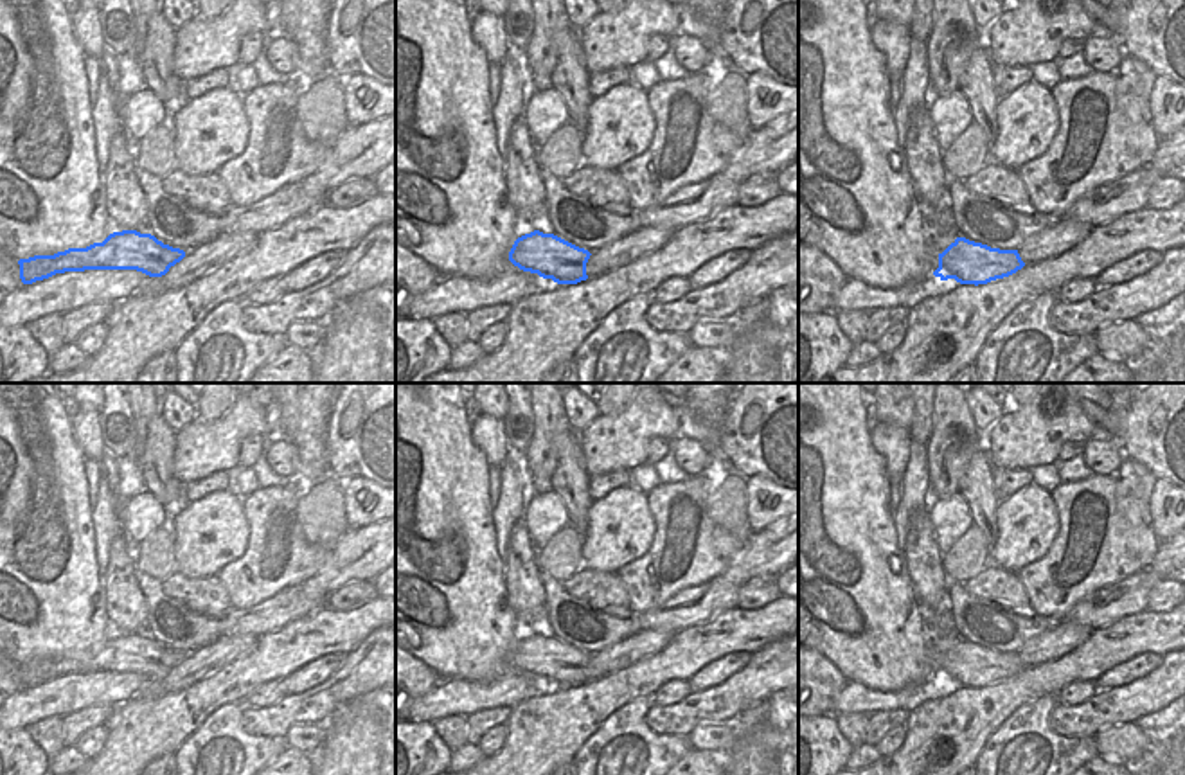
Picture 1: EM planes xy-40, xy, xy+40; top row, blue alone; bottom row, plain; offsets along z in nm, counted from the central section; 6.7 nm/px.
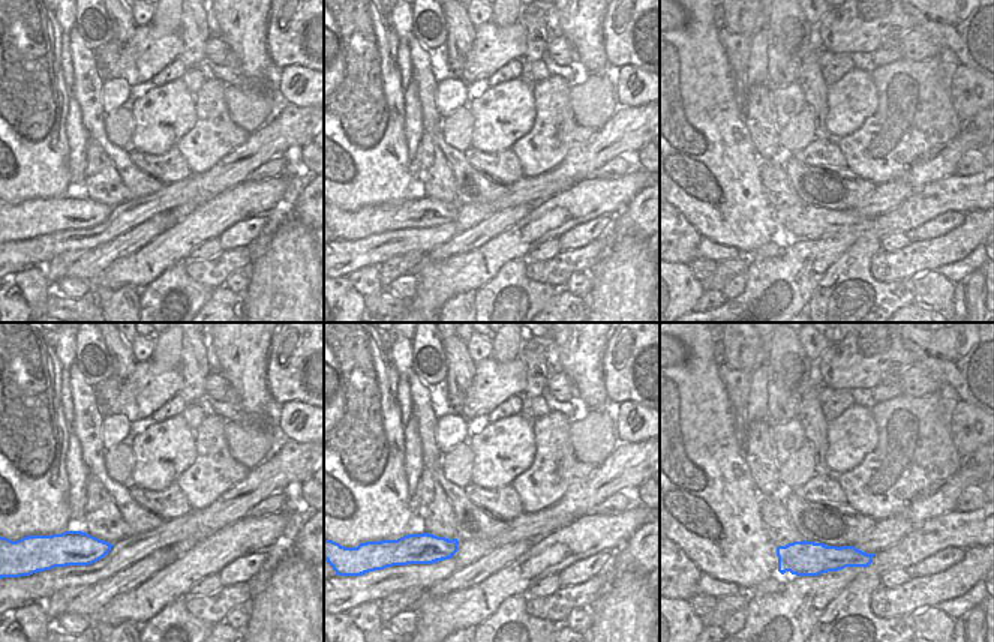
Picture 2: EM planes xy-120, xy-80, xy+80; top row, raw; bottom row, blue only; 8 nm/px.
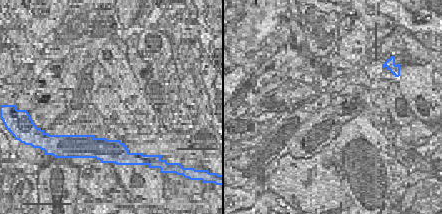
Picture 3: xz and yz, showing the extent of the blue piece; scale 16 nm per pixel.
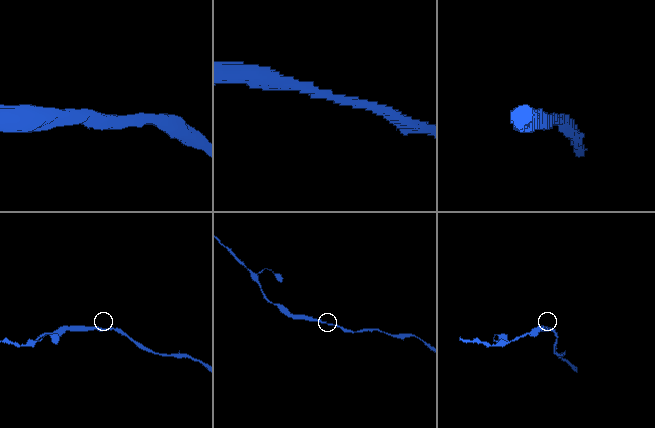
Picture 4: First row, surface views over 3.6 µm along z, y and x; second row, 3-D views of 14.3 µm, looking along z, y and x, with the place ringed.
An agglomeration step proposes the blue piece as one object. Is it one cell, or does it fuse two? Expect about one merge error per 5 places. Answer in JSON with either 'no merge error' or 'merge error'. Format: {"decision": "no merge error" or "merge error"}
{"decision": "no merge error"}

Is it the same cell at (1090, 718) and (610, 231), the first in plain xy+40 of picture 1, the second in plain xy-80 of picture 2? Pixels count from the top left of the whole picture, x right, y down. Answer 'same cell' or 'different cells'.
same cell

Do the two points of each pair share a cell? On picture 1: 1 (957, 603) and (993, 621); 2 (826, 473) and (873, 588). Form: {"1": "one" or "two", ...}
{"1": "one", "2": "one"}

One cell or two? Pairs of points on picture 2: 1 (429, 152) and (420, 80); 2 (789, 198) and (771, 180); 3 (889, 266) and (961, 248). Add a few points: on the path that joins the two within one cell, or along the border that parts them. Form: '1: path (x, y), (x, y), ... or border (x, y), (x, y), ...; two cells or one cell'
1: border (423, 131), (432, 137), (446, 162); two cells
2: path (784, 194), (775, 185); one cell
3: path (907, 263), (921, 255), (930, 255), (943, 249); one cell

